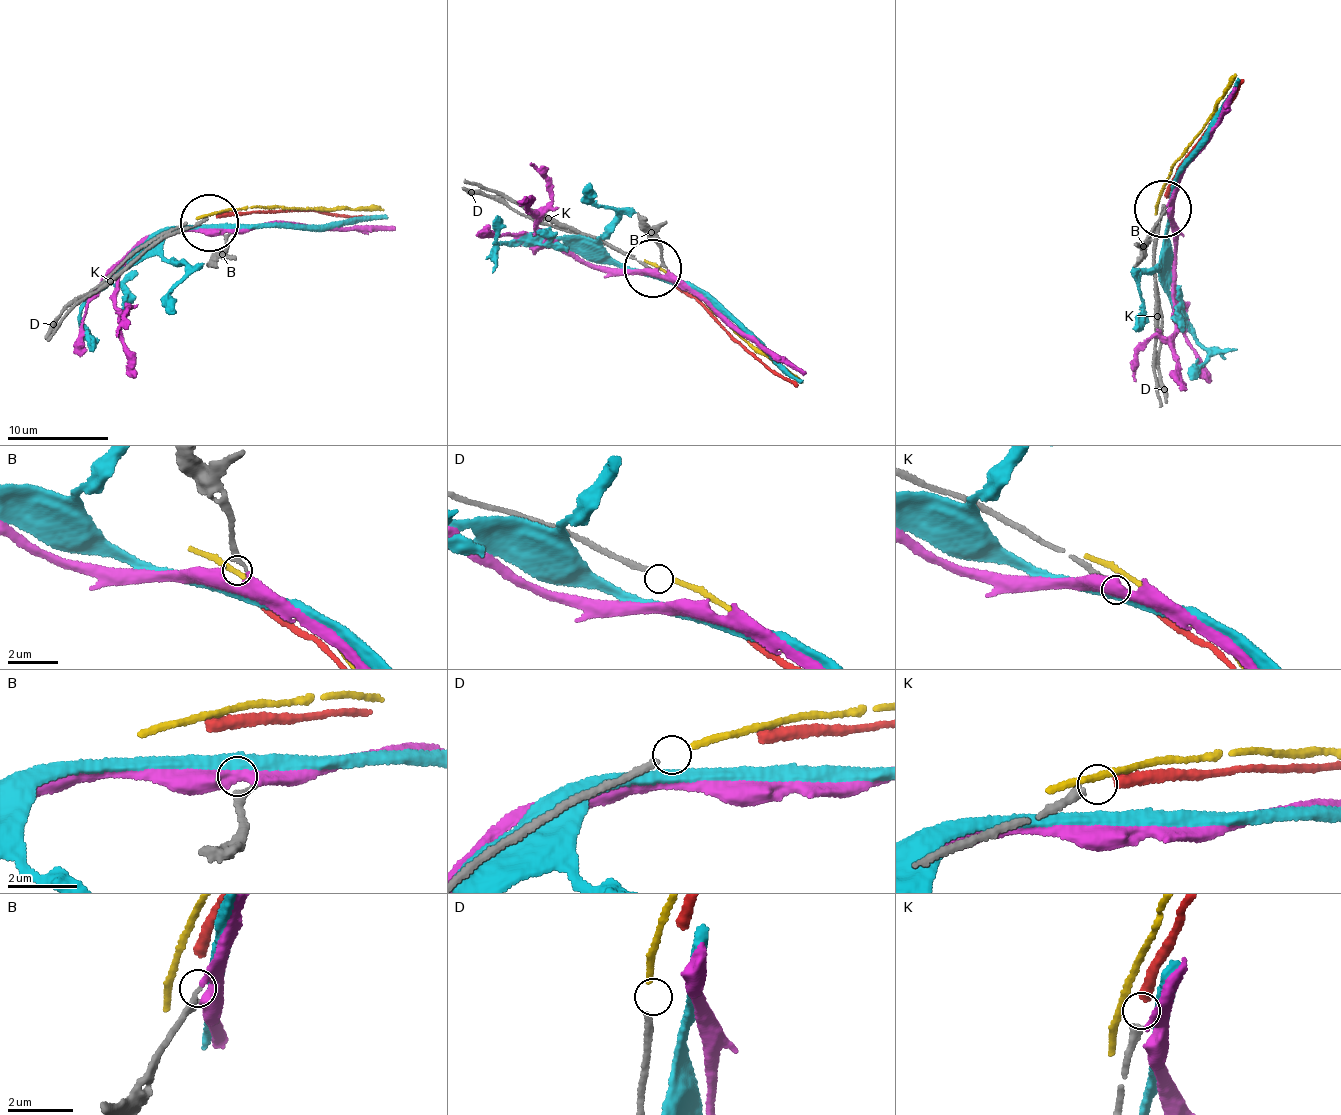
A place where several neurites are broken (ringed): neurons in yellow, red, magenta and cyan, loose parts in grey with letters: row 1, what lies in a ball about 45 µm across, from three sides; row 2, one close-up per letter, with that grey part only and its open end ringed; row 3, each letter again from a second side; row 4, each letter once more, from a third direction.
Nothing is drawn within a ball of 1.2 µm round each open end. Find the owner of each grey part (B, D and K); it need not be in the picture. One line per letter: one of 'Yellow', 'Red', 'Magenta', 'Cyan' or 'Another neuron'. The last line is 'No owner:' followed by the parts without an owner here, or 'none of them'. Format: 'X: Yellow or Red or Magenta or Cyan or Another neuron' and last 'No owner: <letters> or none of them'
B: Magenta
D: Yellow
K: Red
No owner: none of them

